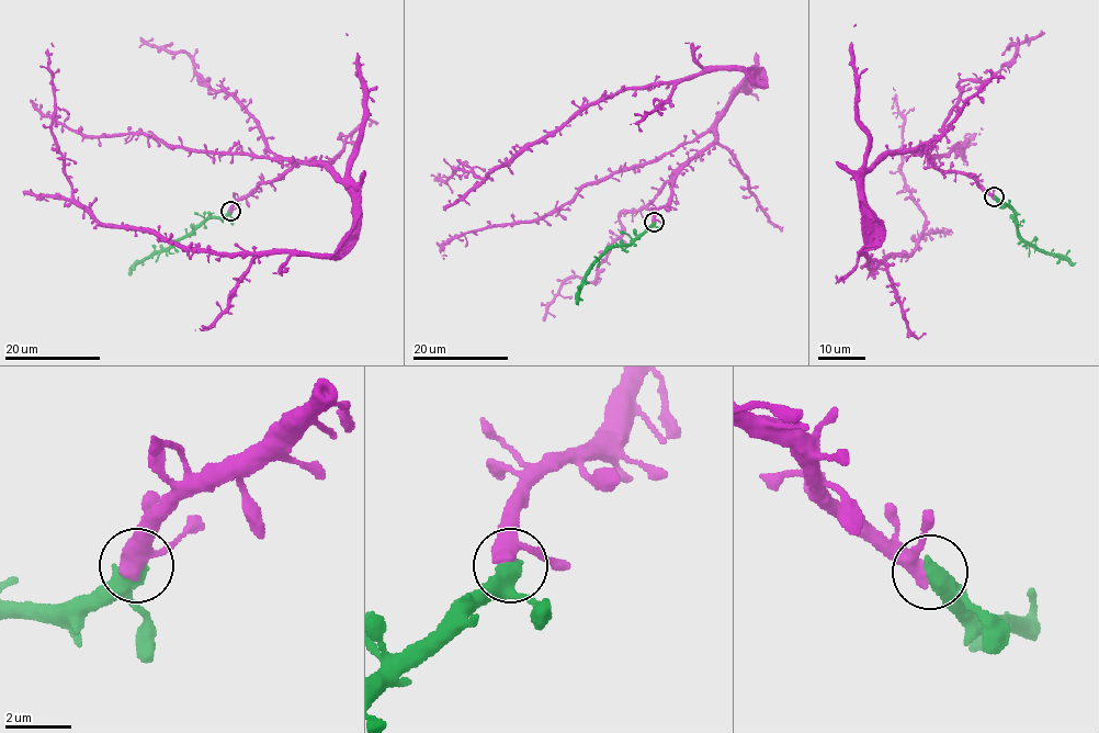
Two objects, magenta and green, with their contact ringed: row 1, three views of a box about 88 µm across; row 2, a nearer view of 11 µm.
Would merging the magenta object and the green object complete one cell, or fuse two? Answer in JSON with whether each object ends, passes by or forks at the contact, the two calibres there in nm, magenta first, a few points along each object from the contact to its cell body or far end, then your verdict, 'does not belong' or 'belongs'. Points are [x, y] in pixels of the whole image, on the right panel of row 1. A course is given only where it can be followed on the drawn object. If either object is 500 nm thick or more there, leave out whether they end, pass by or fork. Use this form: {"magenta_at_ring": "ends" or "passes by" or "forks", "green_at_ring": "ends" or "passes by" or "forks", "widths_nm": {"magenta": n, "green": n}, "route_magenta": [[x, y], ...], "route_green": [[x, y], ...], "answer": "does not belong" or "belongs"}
{"widths_nm": {"magenta": 400, "green": 600}, "route_magenta": [[993, 196], [924, 150], [886, 155], [863, 178], [867, 269], [909, 255], [922, 233], [893, 87]], "route_green": [[995, 196], [1008, 206], [1015, 216], [1016, 230], [1026, 241], [1075, 263]], "answer": "belongs"}

